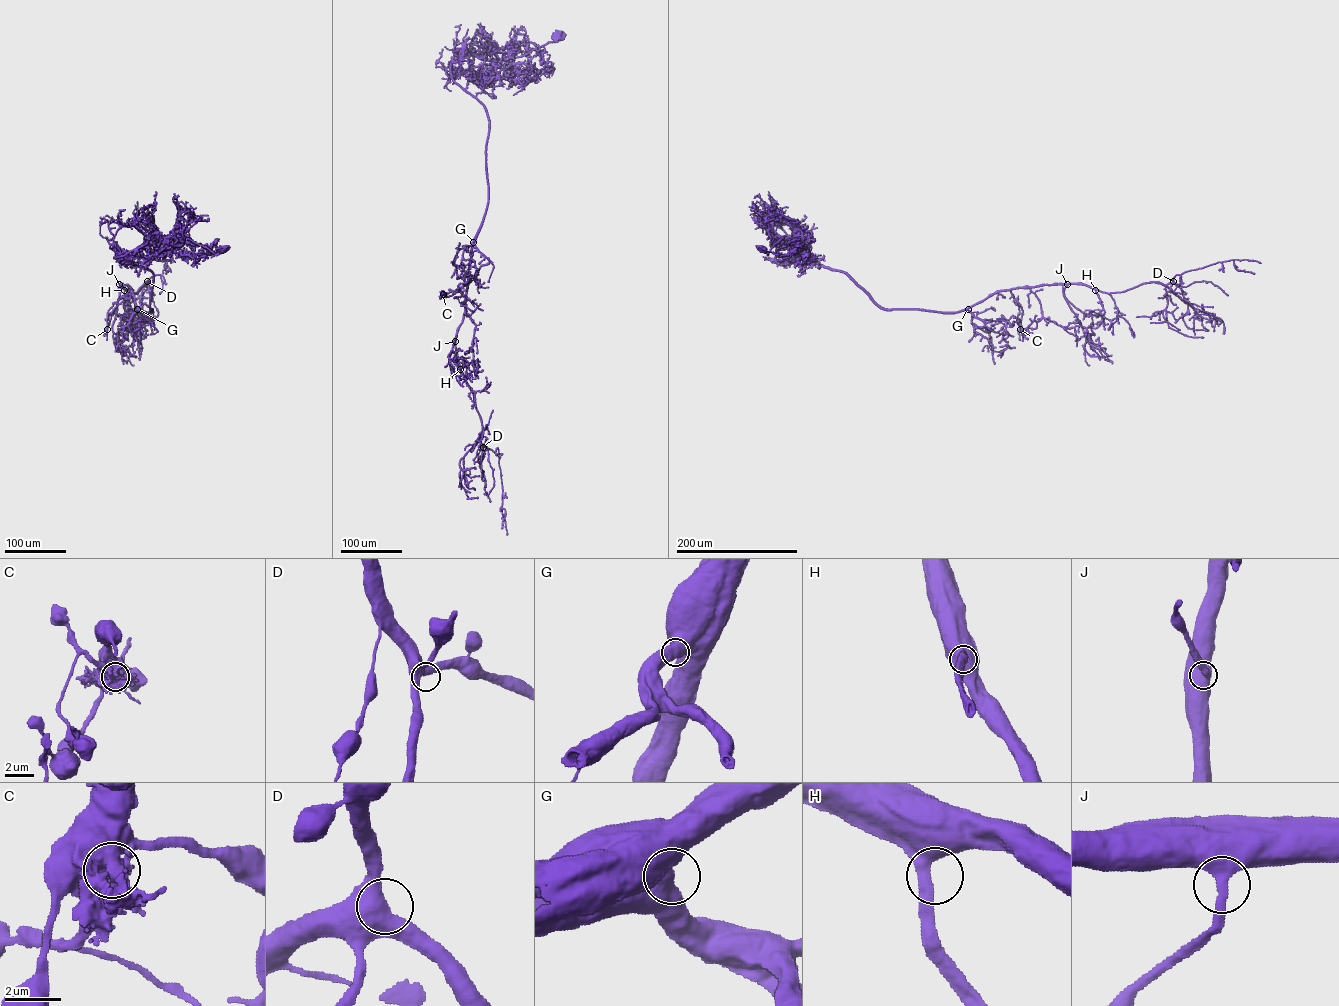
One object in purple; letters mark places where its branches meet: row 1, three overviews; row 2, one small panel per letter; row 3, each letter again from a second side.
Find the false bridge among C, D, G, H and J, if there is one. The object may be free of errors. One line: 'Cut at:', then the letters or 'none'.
Cut at: C

